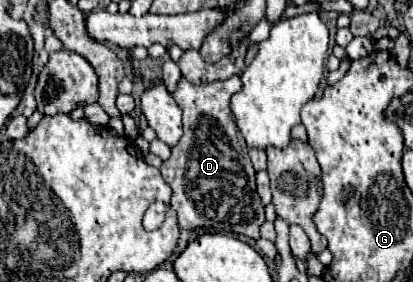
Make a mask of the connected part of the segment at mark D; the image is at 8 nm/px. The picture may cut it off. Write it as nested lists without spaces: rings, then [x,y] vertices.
[[[233,76],[233,78],[229,78],[229,80],[221,80],[221,82],[201,84],[201,86],[193,86],[193,84],[187,82],[185,78],[179,80],[177,90],[173,92],[173,98],[175,98],[175,102],[179,104],[179,108],[183,110],[183,136],[181,136],[179,144],[171,148],[171,156],[169,156],[169,160],[163,162],[163,166],[161,166],[161,176],[163,176],[163,180],[173,188],[171,206],[175,208],[175,212],[177,212],[177,216],[179,216],[179,226],[181,226],[181,228],[185,228],[185,230],[211,228],[211,230],[215,230],[215,232],[221,232],[221,230],[223,230],[225,234],[233,234],[233,232],[235,232],[235,234],[245,234],[245,236],[249,236],[249,238],[259,240],[259,228],[261,228],[261,224],[265,222],[265,208],[263,208],[261,198],[259,198],[257,188],[255,188],[255,170],[253,170],[253,166],[251,166],[251,162],[249,162],[249,148],[247,148],[243,136],[239,134],[239,128],[237,128],[235,118],[233,118],[231,108],[229,108],[229,98],[231,98],[239,88],[241,88],[241,80],[239,80],[239,76]]]

